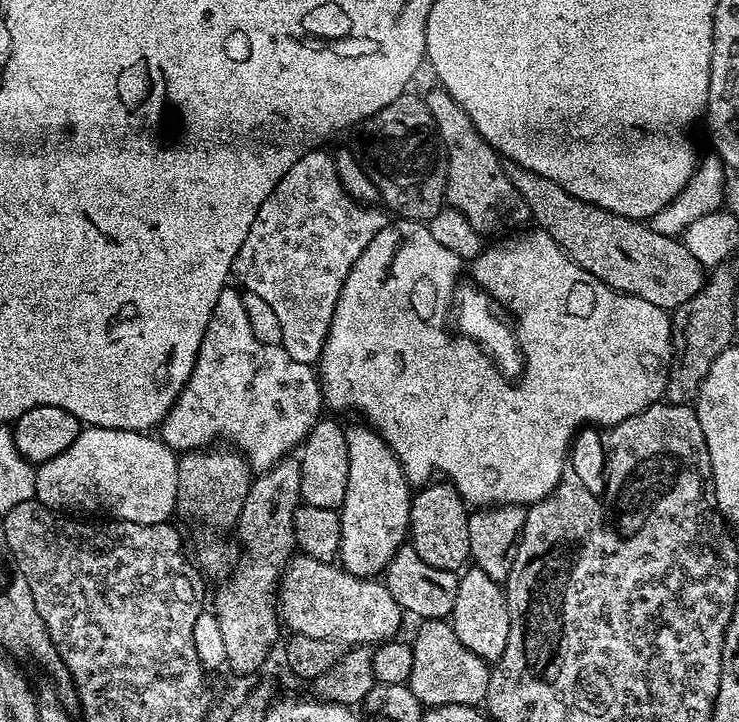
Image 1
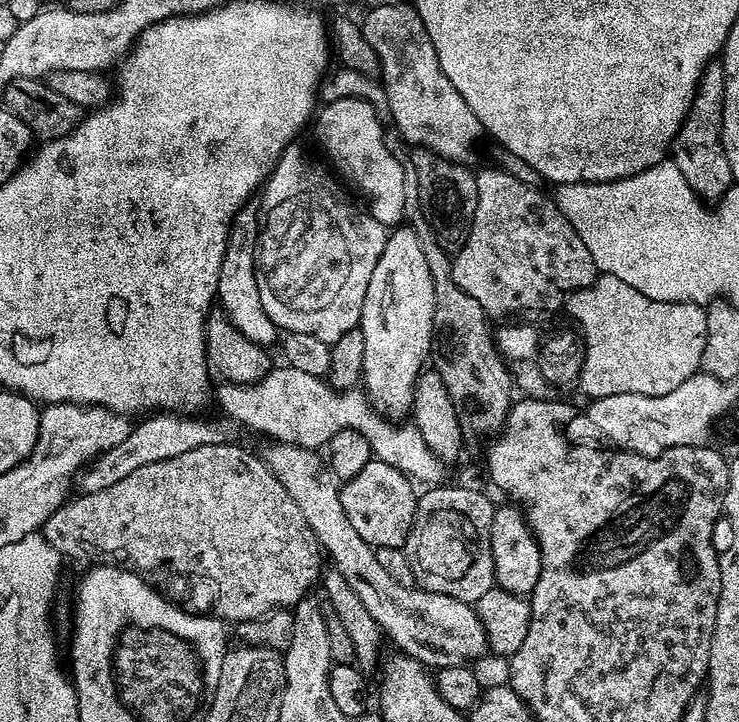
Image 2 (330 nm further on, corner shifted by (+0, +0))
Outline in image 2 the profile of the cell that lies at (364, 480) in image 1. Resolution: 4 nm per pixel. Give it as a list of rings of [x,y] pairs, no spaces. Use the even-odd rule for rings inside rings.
[[[397,226],[389,231],[382,258],[378,258],[374,274],[370,274],[370,286],[366,286],[366,298],[358,325],[362,336],[366,338],[366,355],[362,361],[363,391],[381,416],[386,416],[393,422],[403,421],[411,413],[416,380],[425,371],[424,359],[427,358],[428,351],[433,351],[434,348],[435,314],[436,287],[434,278],[430,276],[430,265],[426,262],[426,254],[422,252],[418,234],[411,226]]]

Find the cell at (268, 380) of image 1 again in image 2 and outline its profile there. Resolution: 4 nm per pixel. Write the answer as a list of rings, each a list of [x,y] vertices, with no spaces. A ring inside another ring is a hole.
[[[248,206],[241,208],[228,230],[228,245],[222,258],[222,270],[218,274],[216,295],[224,315],[230,318],[230,322],[234,322],[234,326],[238,326],[238,330],[242,330],[242,334],[246,334],[246,338],[250,338],[250,342],[272,346],[275,340],[277,343],[278,329],[262,306],[262,294],[258,290],[256,277],[256,243],[260,237],[262,220],[250,209]]]

